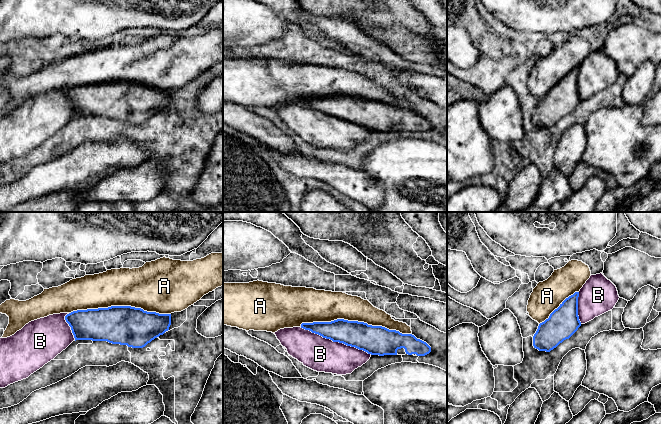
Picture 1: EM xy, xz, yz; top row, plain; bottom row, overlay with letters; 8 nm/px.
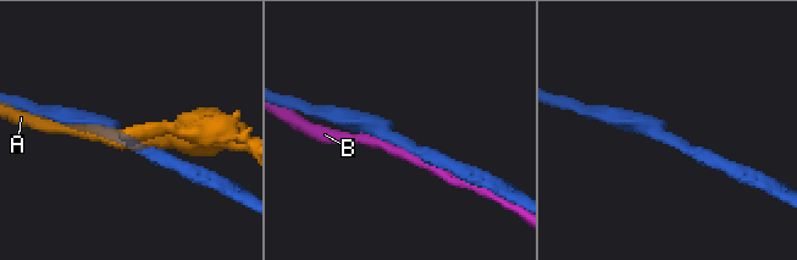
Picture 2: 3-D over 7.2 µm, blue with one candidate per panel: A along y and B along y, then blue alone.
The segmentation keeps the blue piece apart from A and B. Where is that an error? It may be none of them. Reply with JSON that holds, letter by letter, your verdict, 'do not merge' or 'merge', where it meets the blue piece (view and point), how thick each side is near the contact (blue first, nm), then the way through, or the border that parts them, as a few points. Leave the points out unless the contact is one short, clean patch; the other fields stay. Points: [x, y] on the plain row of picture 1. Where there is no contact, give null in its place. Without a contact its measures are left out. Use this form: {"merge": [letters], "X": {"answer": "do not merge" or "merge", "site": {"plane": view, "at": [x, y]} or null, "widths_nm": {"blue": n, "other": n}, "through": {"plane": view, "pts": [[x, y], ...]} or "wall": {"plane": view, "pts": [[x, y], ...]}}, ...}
{"merge": [], "A": {"answer": "do not merge", "site": {"plane": "xz", "at": [356, 97]}, "widths_nm": {"blue": 240, "other": 240}}, "B": {"answer": "do not merge", "site": {"plane": "xz", "at": [336, 117]}, "widths_nm": {"blue": 220, "other": 280}}}

